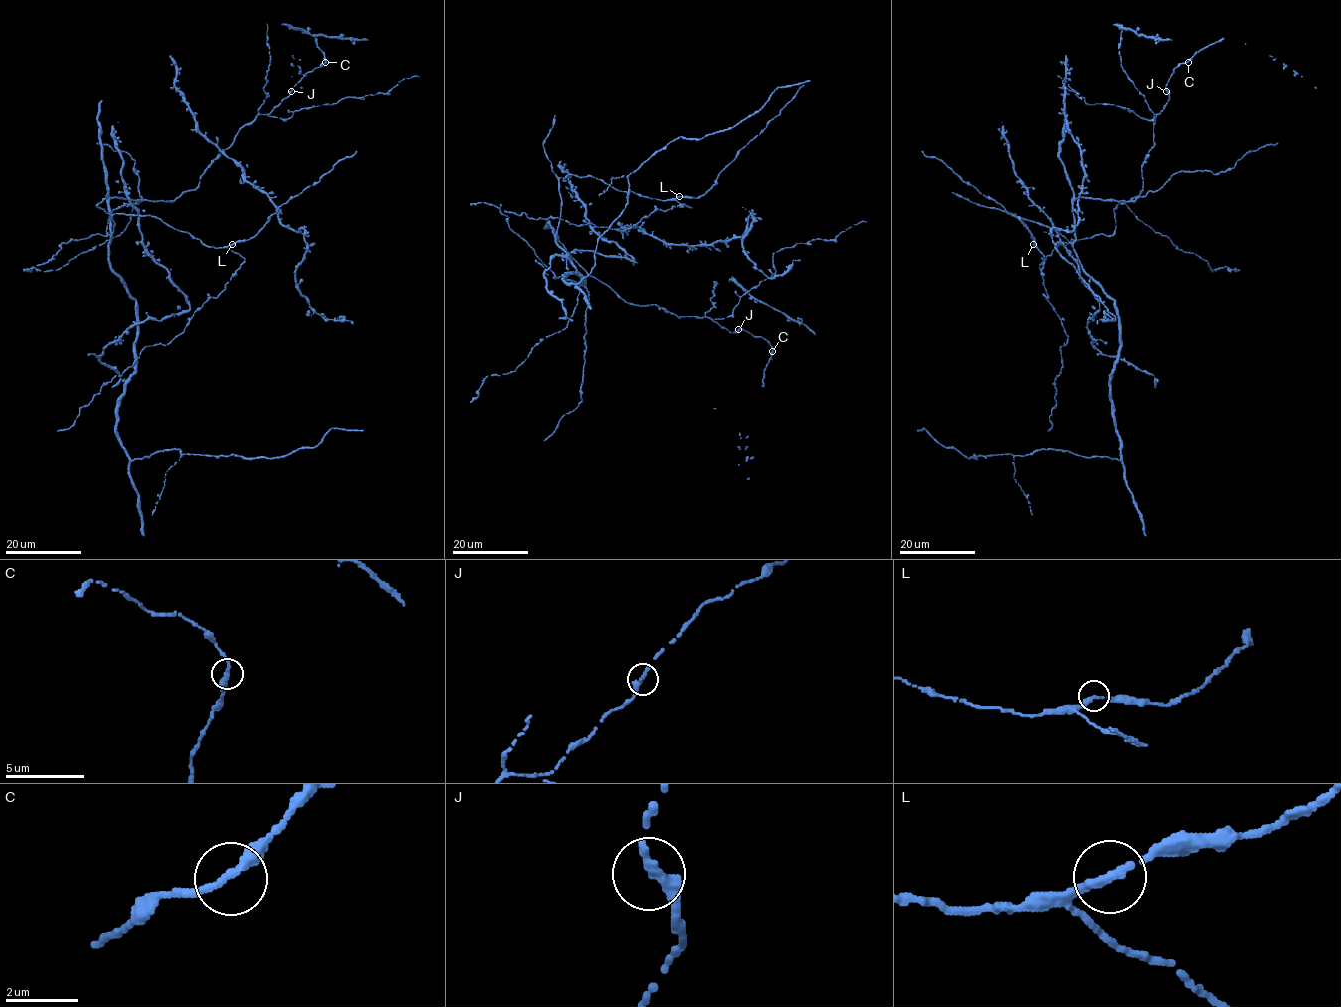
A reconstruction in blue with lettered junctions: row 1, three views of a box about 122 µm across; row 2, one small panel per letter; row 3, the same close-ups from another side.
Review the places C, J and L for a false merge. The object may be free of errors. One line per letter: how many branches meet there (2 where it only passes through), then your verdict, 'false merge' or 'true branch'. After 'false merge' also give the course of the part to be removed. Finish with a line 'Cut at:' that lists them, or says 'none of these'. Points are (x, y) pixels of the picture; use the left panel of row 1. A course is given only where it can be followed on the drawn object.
C: branches 2; true branch
J: branches 2; true branch
L: branches 2; true branch
Cut at: none of these

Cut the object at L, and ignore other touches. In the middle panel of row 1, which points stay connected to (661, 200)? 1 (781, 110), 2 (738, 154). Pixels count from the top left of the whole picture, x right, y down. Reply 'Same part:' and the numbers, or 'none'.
Same part: none

